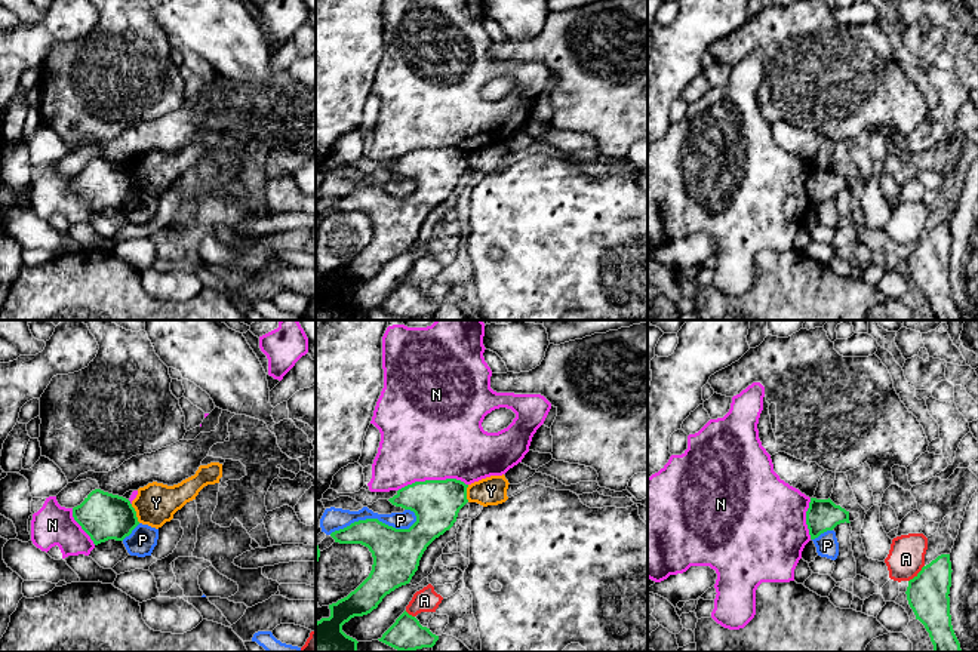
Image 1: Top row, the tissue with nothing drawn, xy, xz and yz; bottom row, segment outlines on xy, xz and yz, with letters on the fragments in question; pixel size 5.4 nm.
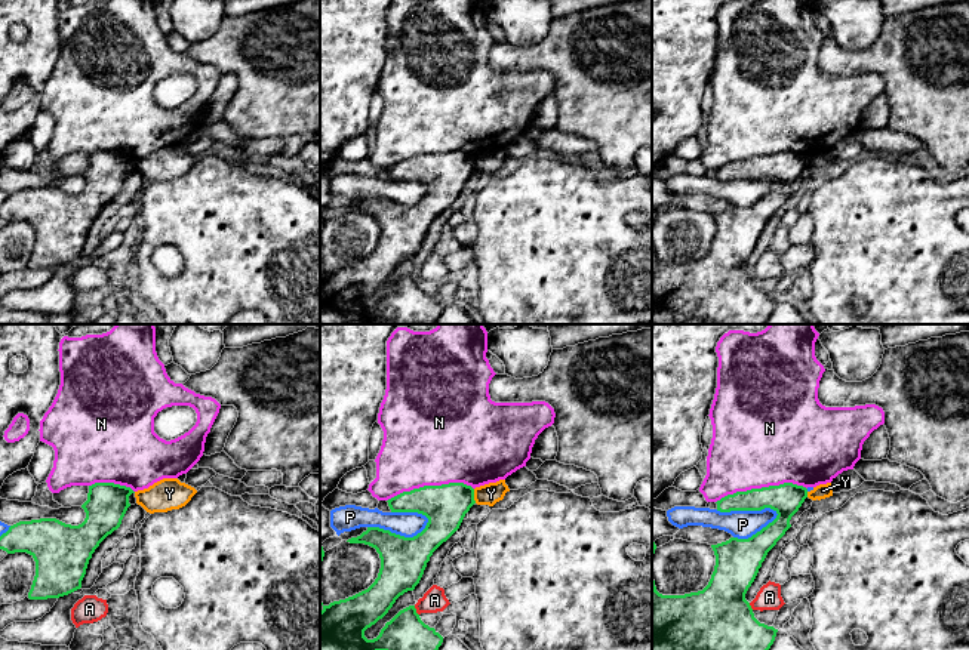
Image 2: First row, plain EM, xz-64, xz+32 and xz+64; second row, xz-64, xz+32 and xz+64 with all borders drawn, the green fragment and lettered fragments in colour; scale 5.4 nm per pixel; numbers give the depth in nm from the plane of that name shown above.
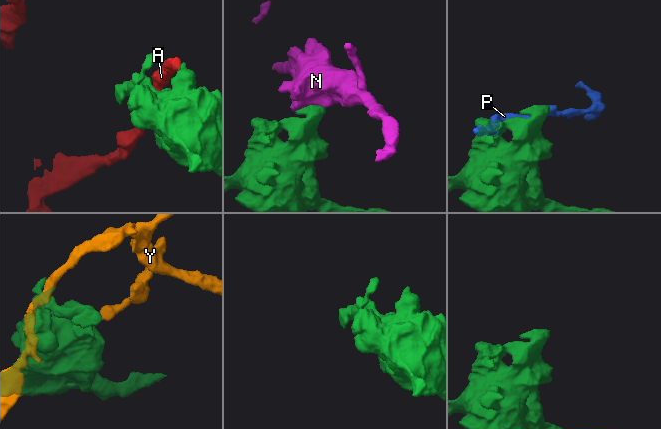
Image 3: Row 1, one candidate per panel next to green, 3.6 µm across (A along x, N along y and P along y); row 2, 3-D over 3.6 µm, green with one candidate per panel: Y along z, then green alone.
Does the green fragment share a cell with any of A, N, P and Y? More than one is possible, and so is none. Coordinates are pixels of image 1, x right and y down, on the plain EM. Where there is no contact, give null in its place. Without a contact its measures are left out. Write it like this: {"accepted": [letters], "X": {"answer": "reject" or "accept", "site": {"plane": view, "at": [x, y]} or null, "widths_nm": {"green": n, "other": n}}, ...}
{"accepted": [], "A": {"answer": "reject", "site": {"plane": "yz", "at": [917, 242]}, "widths_nm": {"green": 220, "other": 200}}, "N": {"answer": "reject", "site": {"plane": "xz", "at": [431, 148]}, "widths_nm": {"green": 260, "other": 500}}, "P": {"answer": "reject", "site": {"plane": "xz", "at": [374, 187]}, "widths_nm": {"green": 260, "other": 130}}, "Y": {"answer": "reject", "site": {"plane": "xy", "at": [135, 181]}, "widths_nm": {"green": 260, "other": 220}}}

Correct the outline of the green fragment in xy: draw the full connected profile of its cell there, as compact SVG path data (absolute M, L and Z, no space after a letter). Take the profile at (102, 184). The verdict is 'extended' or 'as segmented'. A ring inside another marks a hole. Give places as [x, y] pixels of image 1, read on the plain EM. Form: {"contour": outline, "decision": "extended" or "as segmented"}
{"contour": "M101 157L92 159L74 175L73 185L95 213L108 207L123 209L139 193L129 167Z", "decision": "as segmented"}

